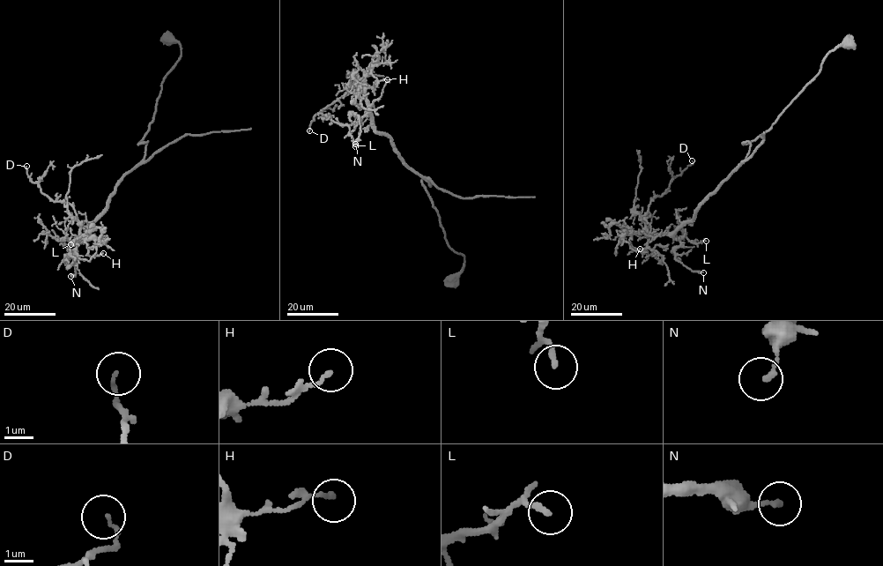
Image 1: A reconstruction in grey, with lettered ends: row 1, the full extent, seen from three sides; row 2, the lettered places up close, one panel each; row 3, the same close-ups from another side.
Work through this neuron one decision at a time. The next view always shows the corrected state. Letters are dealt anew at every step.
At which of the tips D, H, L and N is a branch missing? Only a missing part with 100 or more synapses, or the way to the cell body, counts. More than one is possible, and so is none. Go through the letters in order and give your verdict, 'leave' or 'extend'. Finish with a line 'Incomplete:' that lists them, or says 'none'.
D: leave
H: leave
L: leave
N: leave
Incomplete: none

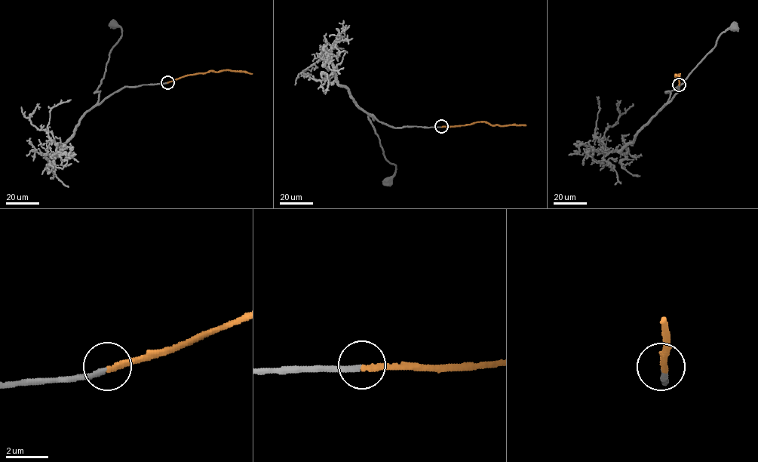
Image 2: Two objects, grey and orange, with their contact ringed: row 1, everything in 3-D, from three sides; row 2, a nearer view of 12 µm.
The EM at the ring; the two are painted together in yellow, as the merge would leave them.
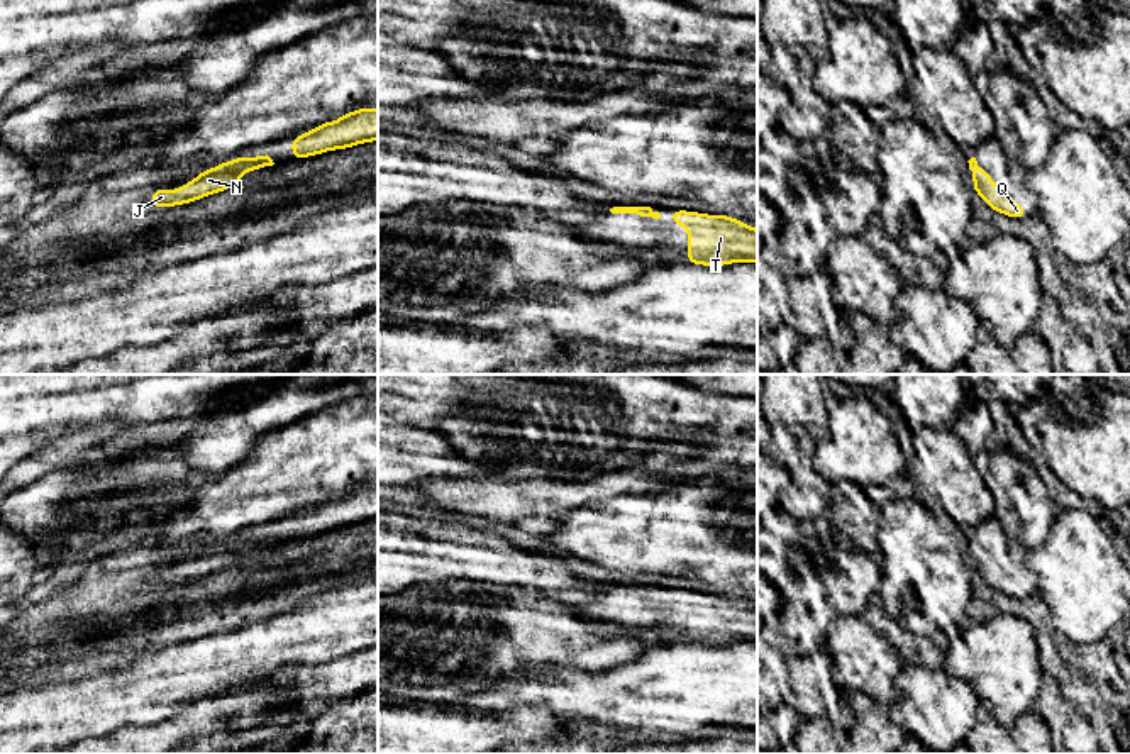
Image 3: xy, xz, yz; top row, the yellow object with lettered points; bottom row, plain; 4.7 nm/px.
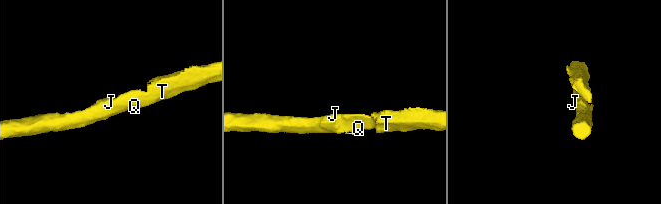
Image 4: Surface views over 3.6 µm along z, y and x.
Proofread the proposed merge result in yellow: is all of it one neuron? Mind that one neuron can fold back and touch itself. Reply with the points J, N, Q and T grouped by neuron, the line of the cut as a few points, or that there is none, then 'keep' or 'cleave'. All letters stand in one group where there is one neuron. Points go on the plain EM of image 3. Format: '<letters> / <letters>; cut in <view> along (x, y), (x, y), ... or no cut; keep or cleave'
J N Q T; no cut; keep

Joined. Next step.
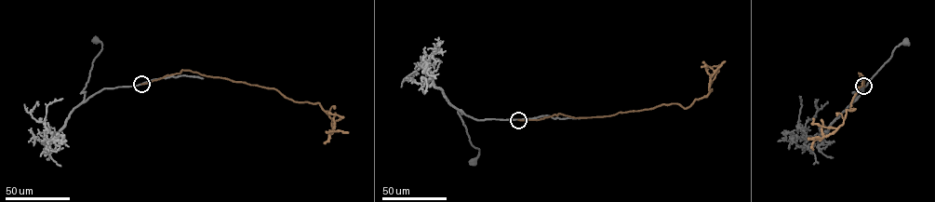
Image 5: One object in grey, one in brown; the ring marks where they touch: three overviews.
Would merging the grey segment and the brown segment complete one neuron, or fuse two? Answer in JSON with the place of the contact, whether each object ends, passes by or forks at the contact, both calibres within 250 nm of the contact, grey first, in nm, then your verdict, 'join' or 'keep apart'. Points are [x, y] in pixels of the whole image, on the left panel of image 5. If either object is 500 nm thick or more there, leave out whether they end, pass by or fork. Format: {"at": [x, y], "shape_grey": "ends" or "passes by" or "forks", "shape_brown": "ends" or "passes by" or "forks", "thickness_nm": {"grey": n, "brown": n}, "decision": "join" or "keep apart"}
{"at": [141, 84], "shape_grey": "passes by", "shape_brown": "ends", "thickness_nm": {"grey": 260, "brown": 320}, "decision": "keep apart"}

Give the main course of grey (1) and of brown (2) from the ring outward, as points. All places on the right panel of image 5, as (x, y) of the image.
1: (863, 86), (862, 91), (852, 102), (857, 93), (852, 92), (864, 87), (890, 57), (893, 49), (904, 43)
2: (863, 86), (859, 73), (863, 80), (851, 102), (855, 109), (847, 110), (837, 128), (814, 124), (812, 118)

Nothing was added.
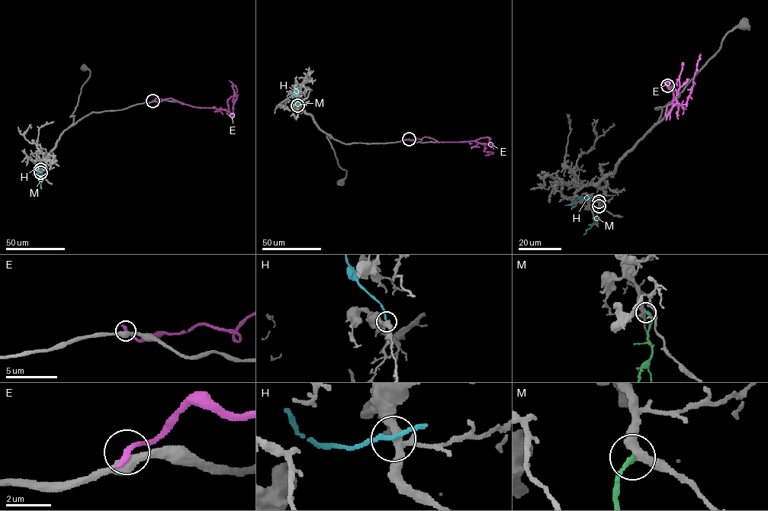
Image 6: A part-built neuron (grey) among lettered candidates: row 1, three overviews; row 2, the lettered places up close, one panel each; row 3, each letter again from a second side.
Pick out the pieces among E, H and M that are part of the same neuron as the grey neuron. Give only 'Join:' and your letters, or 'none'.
Join: M

